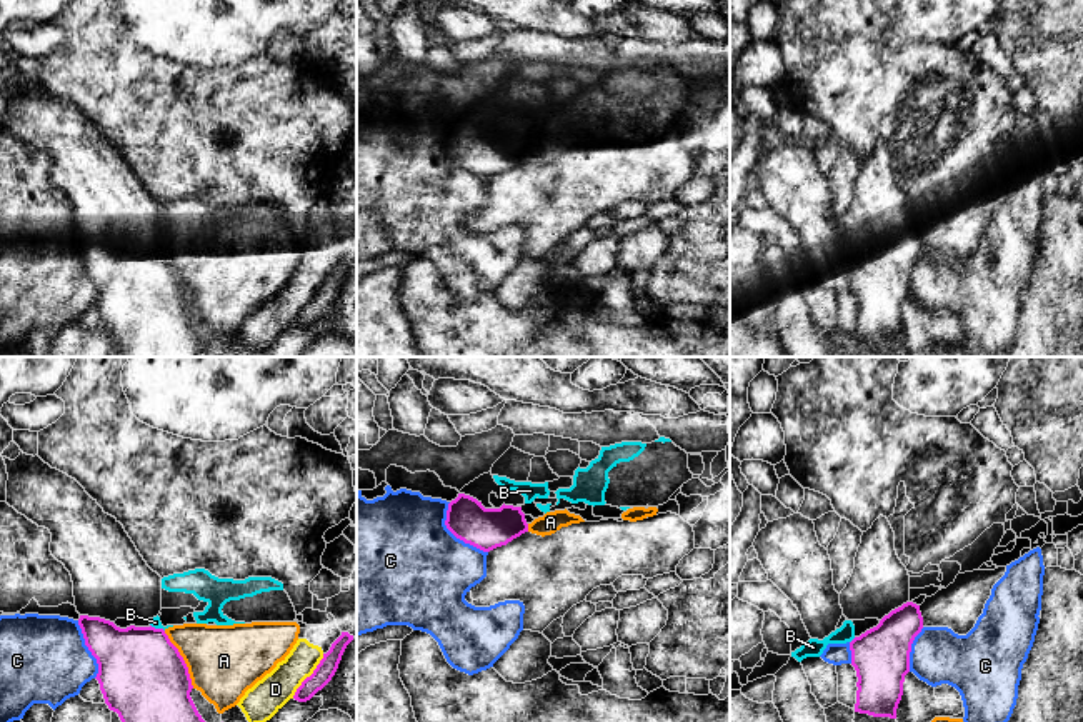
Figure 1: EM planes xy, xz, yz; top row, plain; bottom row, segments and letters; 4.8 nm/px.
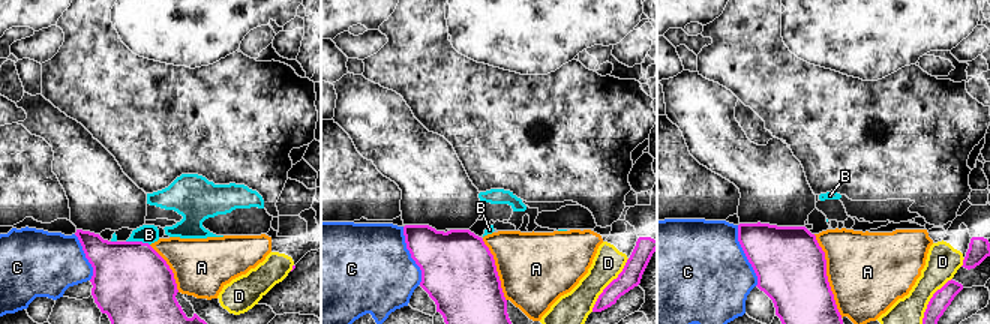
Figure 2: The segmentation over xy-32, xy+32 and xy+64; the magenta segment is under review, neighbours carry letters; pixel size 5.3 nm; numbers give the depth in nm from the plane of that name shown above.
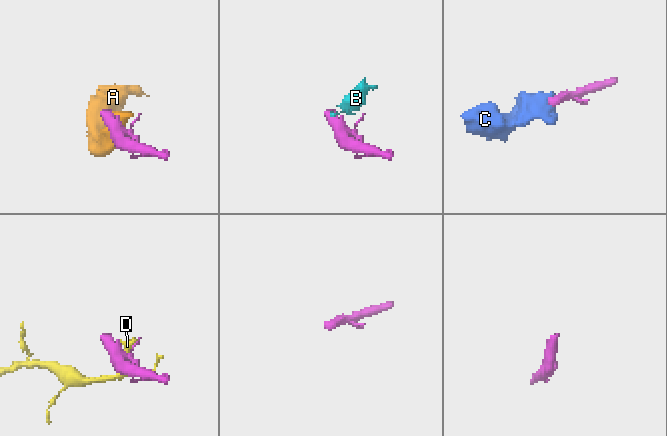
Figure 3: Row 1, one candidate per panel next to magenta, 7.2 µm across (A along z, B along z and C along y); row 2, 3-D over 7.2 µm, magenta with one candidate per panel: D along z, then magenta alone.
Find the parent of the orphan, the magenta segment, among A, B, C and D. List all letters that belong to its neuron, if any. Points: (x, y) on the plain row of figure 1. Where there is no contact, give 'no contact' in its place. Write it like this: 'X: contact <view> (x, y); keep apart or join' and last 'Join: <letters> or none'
A: contact xy (182, 285); keep apart
B: contact yz (852, 267); keep apart
C: contact xz (455, 162); keep apart
D: contact xy (310, 302); keep apart
Join: none

